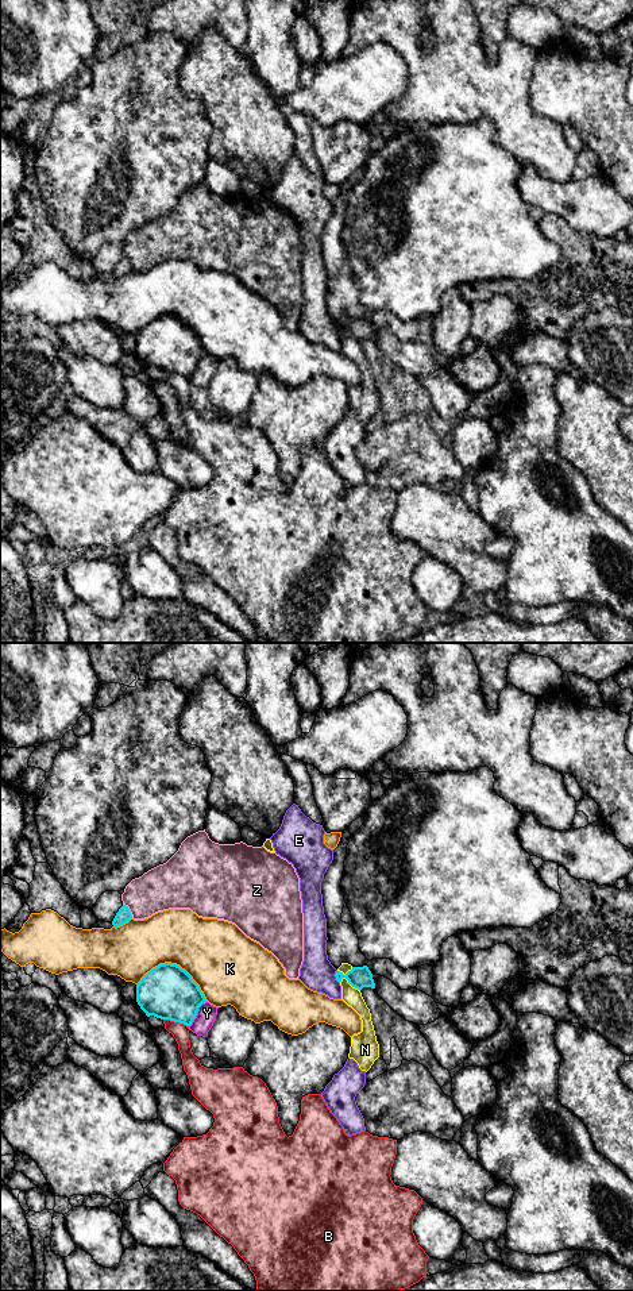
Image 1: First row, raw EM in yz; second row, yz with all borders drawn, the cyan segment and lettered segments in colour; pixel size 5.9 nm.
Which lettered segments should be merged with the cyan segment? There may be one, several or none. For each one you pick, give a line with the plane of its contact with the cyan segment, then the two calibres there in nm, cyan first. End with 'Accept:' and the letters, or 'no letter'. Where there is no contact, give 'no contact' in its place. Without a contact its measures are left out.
Accept: no letter

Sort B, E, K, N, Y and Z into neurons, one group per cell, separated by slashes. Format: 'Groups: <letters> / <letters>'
Groups: B / E / K / N / Y / Z

